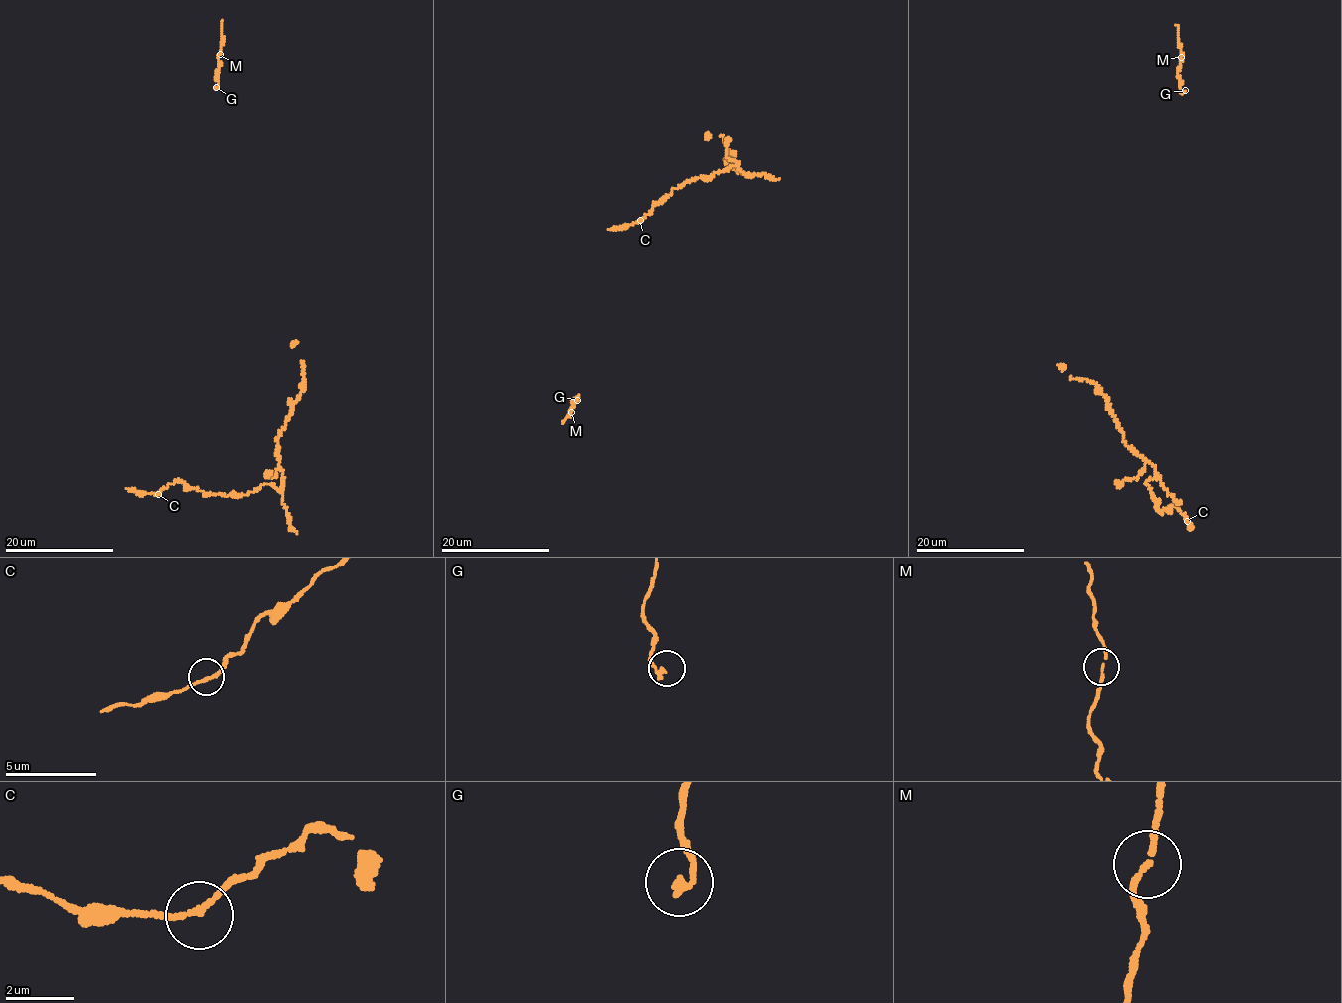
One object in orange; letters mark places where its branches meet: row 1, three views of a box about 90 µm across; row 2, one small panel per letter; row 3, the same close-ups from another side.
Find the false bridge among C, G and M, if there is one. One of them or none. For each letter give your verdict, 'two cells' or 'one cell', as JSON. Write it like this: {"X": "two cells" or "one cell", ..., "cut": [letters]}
{"C": "one cell", "G": "one cell", "M": "one cell", "cut": []}

